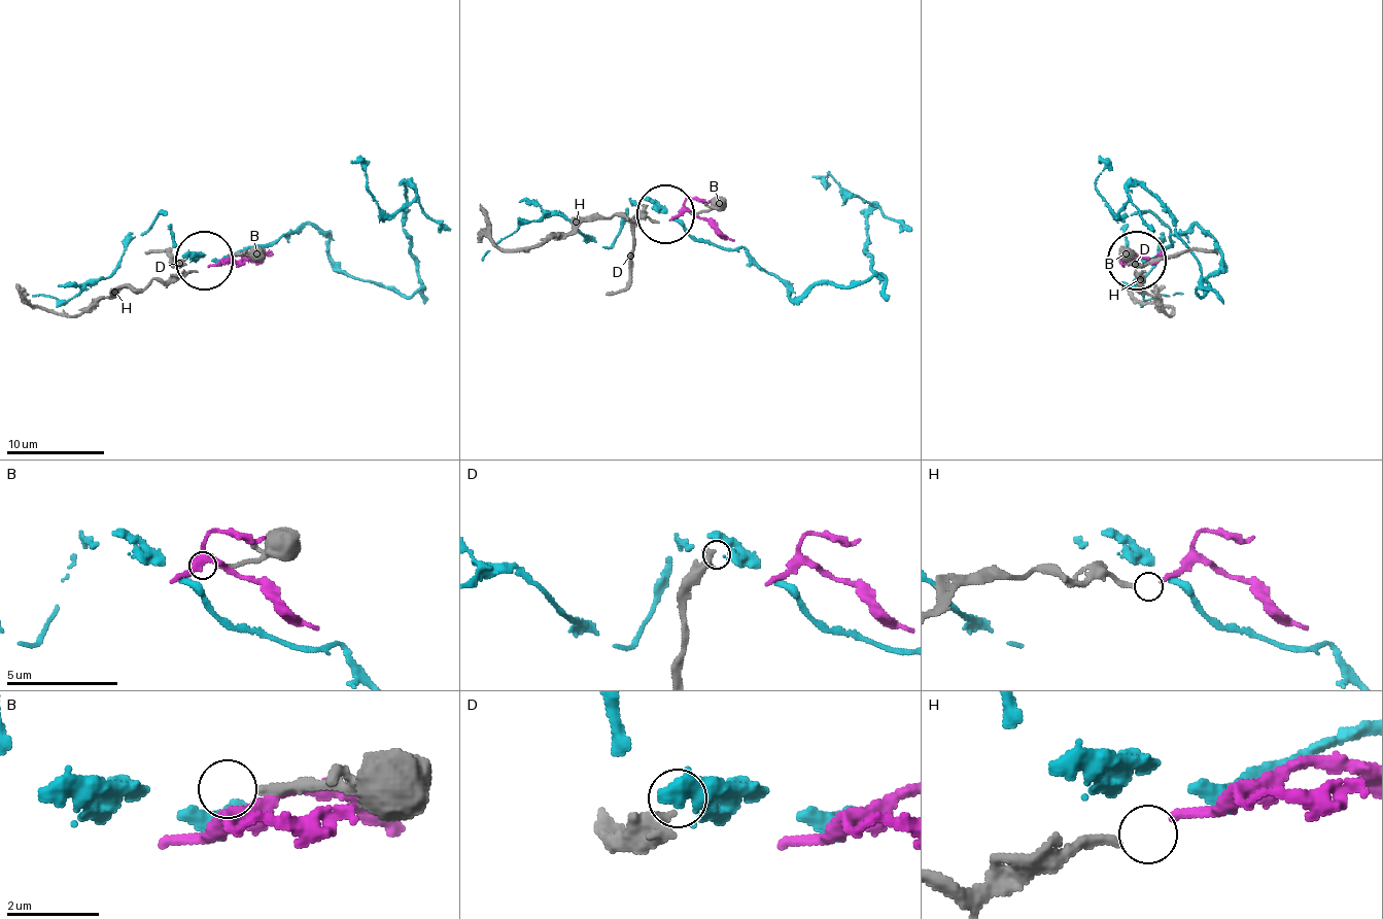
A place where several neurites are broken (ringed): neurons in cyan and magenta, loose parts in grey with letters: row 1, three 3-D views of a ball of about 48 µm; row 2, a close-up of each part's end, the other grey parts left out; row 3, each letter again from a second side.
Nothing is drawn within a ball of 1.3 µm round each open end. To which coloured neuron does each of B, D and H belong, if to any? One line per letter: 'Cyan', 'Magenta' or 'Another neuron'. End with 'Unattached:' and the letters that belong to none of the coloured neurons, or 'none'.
B: Another neuron
D: Another neuron
H: Magenta
Unattached: B, D

